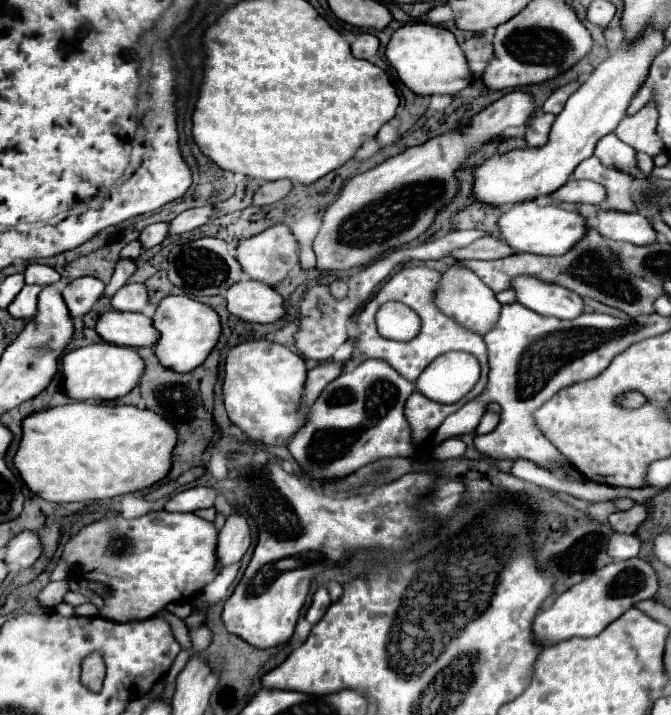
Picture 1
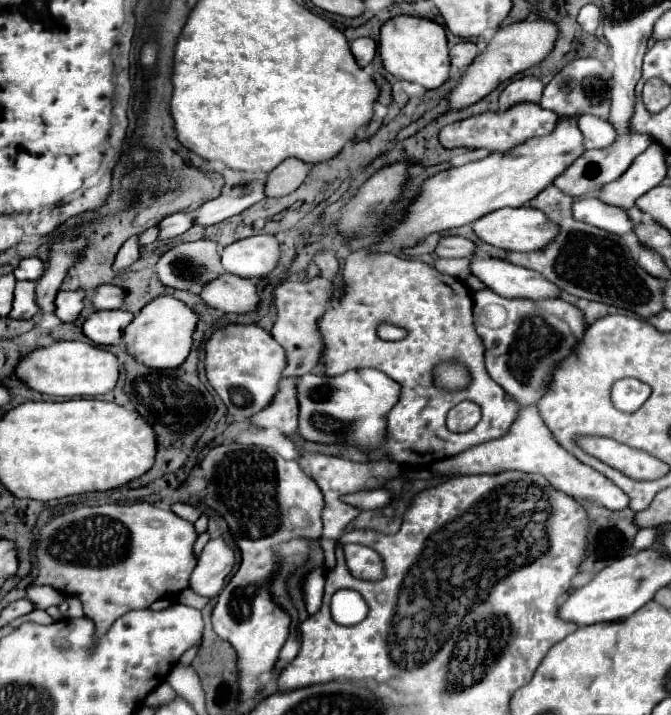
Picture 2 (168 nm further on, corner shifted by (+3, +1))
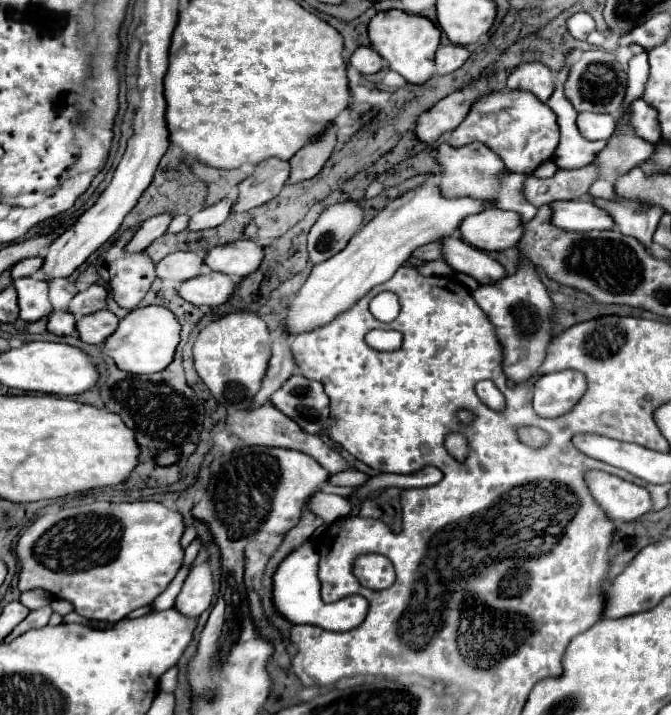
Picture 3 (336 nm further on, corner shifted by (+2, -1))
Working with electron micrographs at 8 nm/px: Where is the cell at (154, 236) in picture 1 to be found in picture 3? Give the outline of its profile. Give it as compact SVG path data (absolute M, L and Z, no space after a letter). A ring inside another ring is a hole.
M219 201L211 207L205 207L205 209L191 215L187 229L189 231L201 231L201 229L217 227L229 217L229 211L231 211L231 201Z

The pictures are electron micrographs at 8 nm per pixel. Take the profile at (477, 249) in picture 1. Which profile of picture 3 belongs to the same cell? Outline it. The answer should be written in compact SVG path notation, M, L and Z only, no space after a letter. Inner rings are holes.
M429 243L429 245L423 245L419 251L413 253L415 257L423 259L423 261L435 261L435 259L443 259L443 247L441 243Z

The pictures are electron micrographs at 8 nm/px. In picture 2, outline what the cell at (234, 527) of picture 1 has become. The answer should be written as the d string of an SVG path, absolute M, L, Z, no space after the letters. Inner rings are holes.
M222 537L208 541L192 575L190 589L202 597L216 597L226 585L226 577L234 567L234 551Z

